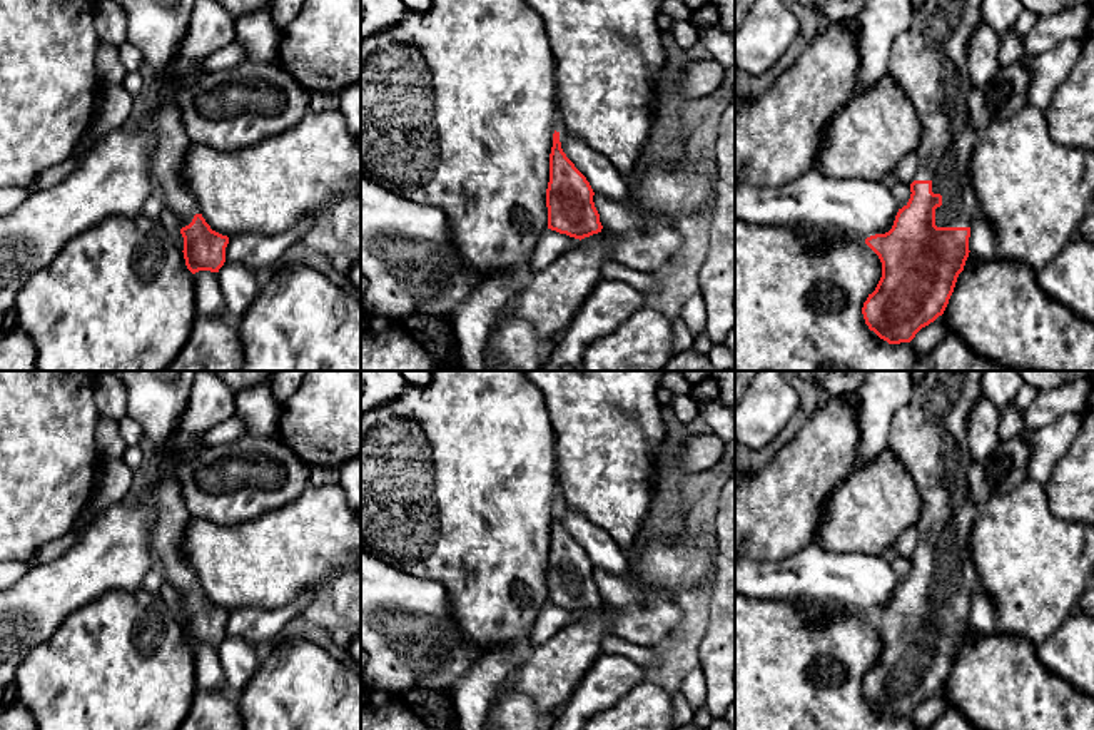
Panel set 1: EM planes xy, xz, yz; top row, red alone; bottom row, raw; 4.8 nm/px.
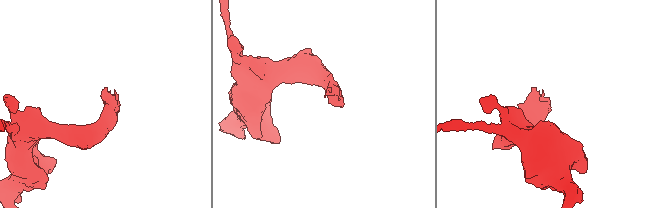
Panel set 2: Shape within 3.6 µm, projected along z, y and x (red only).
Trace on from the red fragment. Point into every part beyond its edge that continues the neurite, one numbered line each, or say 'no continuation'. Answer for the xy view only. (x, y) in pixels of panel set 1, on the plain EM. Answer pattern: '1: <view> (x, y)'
1: xy (172, 517)

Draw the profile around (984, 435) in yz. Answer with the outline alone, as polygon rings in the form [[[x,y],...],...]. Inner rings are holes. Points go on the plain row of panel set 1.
[[[989,398],[977,401],[969,413],[969,449],[972,461],[987,461],[1000,438],[999,406]]]

